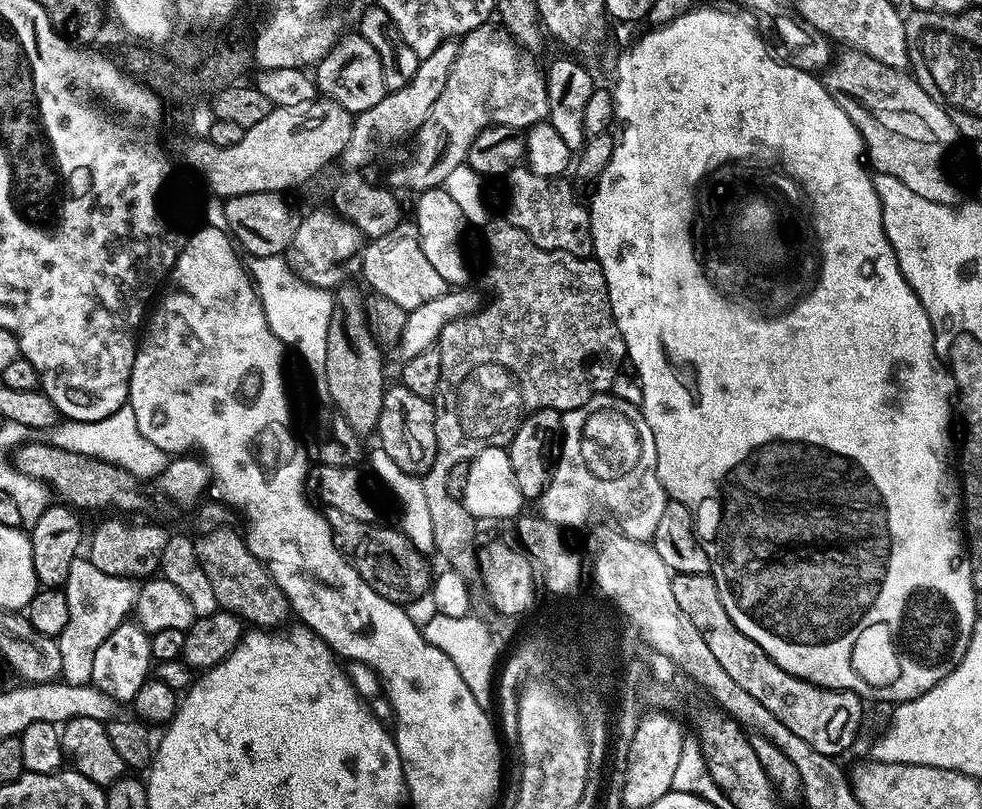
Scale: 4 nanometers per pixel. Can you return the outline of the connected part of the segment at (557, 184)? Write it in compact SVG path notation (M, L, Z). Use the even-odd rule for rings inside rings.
M527 166L512 168L508 183L508 212L506 219L522 230L547 252L565 252L585 258L592 256L592 231L587 203L576 197L568 178L539 177Z

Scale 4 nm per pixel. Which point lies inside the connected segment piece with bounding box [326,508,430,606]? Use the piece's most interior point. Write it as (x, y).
(386, 561)

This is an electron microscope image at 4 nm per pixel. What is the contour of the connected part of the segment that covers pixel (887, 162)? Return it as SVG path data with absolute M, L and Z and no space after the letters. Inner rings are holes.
M848 98L838 99L842 110L846 110L846 114L854 122L860 135L864 137L867 163L877 173L890 174L890 178L898 178L898 182L902 182L902 186L910 186L910 190L914 190L914 194L920 195L921 198L930 198L930 202L949 206L961 203L962 196L954 196L957 185L954 182L944 182L945 178L942 178L942 170L946 167L946 157L943 156L942 150L947 150L948 153L953 151L953 143L958 140L957 132L950 132L950 128L932 128L932 124L928 124L926 112L922 112L922 108L920 108L920 112L904 110L904 108L896 108L894 112L890 112L890 110L860 110Z

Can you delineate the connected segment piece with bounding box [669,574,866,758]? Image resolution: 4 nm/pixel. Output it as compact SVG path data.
M673 575L669 593L675 597L678 606L686 612L690 621L694 622L702 638L712 648L714 657L718 658L727 674L743 690L762 702L791 733L798 734L799 738L819 754L842 757L843 752L855 742L856 735L860 732L860 723L864 720L866 704L858 693L847 692L845 688L823 688L782 670L782 666L775 664L766 650L758 646L758 642L746 638L746 634L742 634L738 626L734 626L734 622L726 614L726 606L722 606L711 575Z

